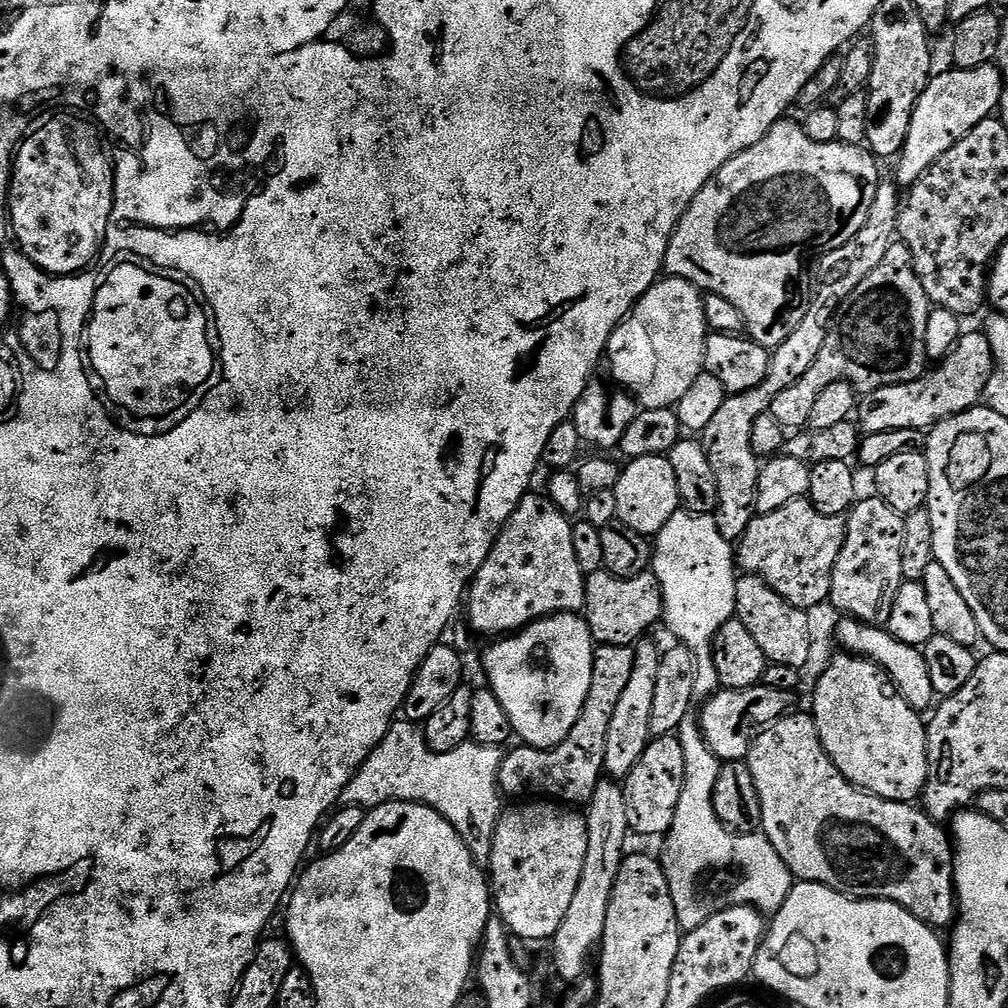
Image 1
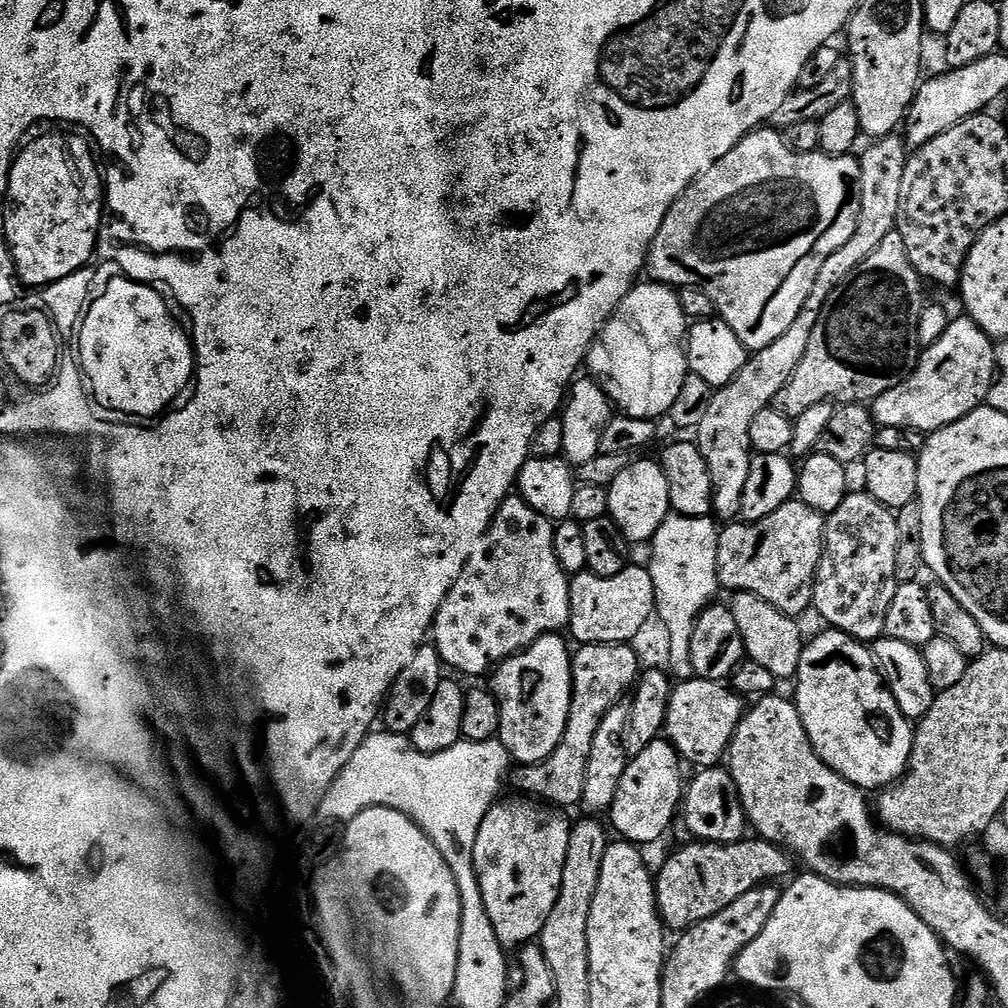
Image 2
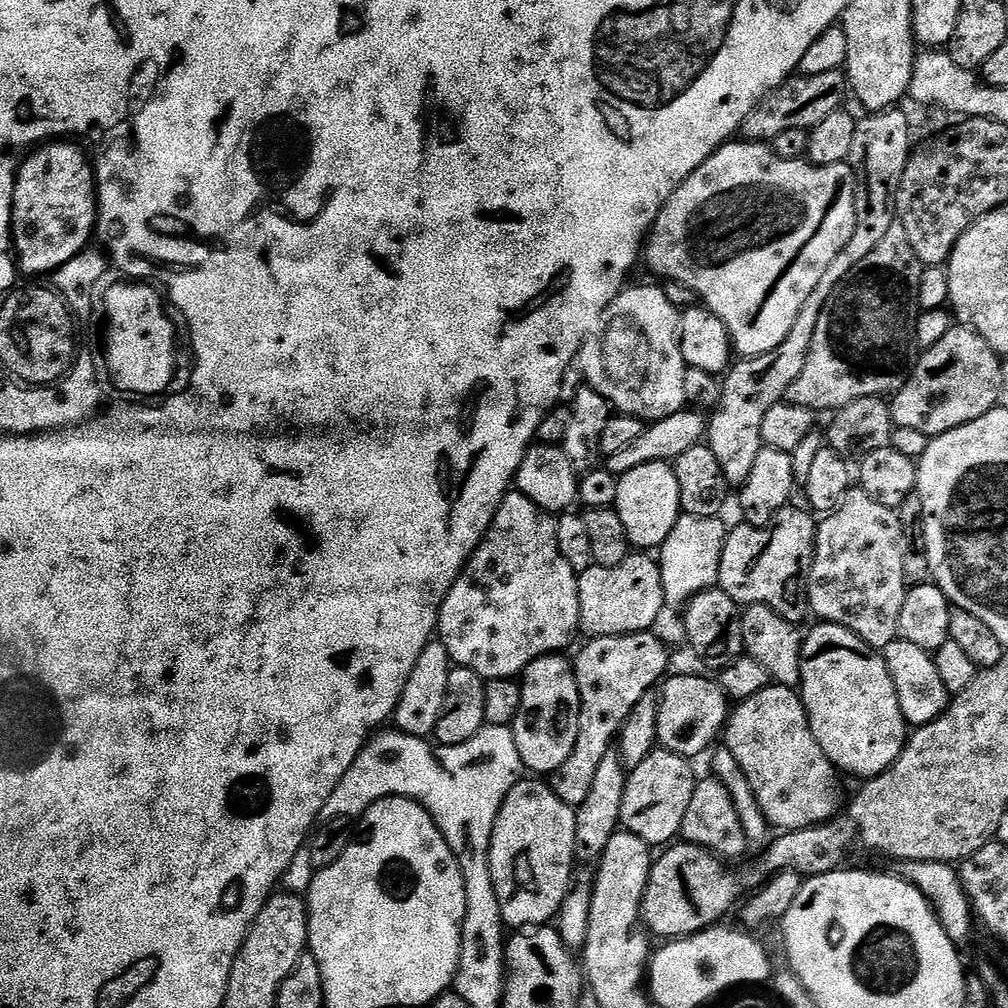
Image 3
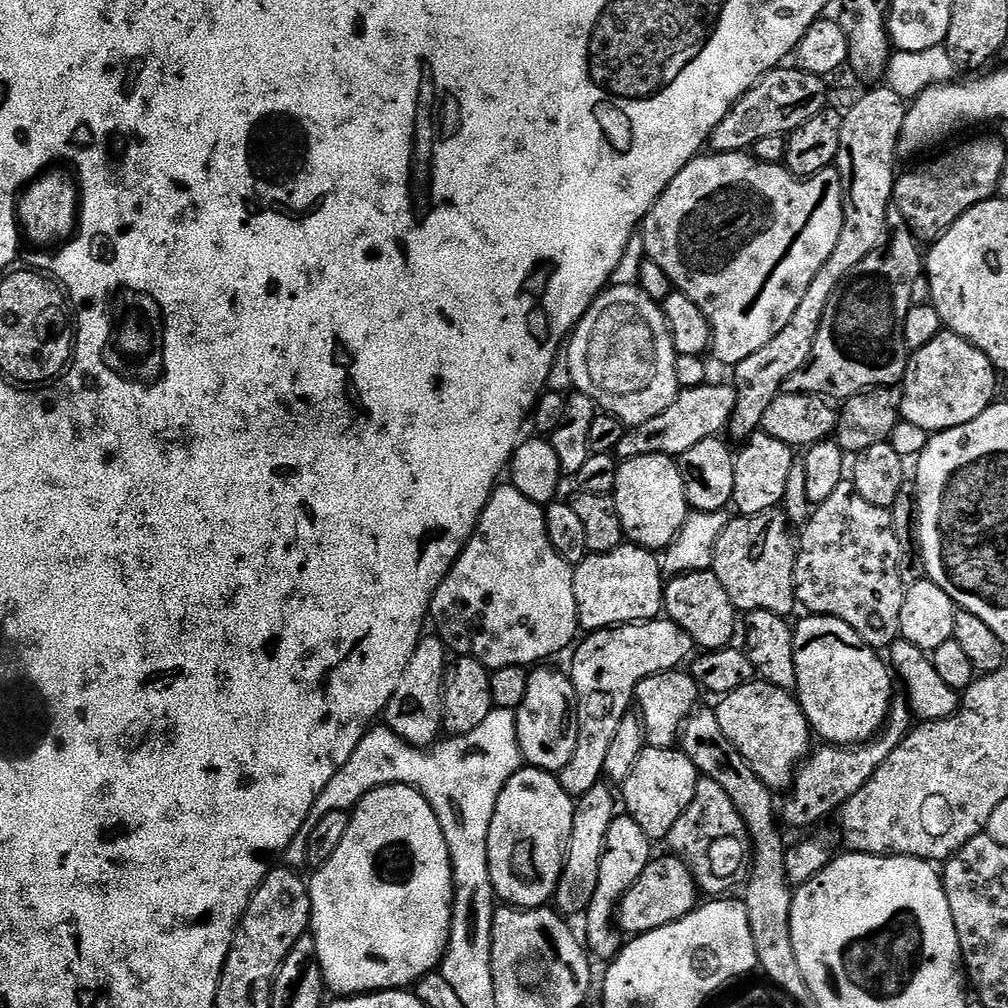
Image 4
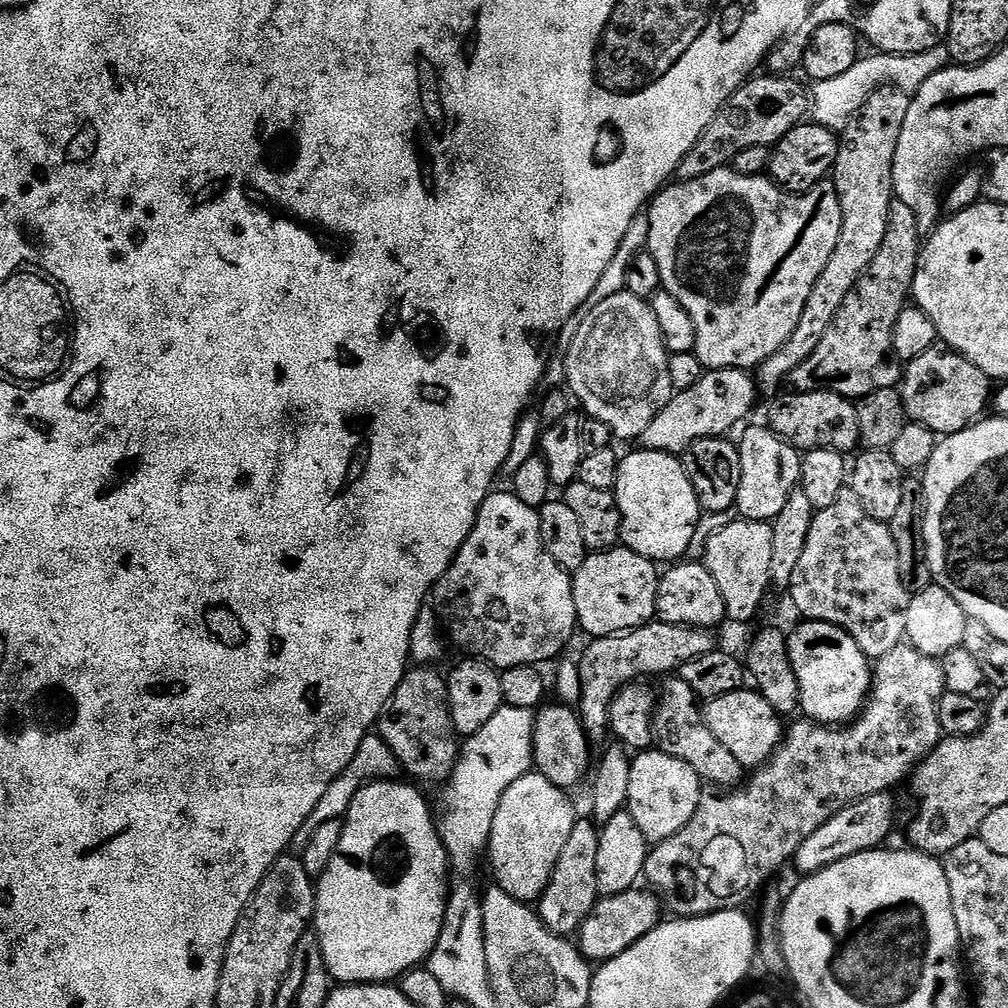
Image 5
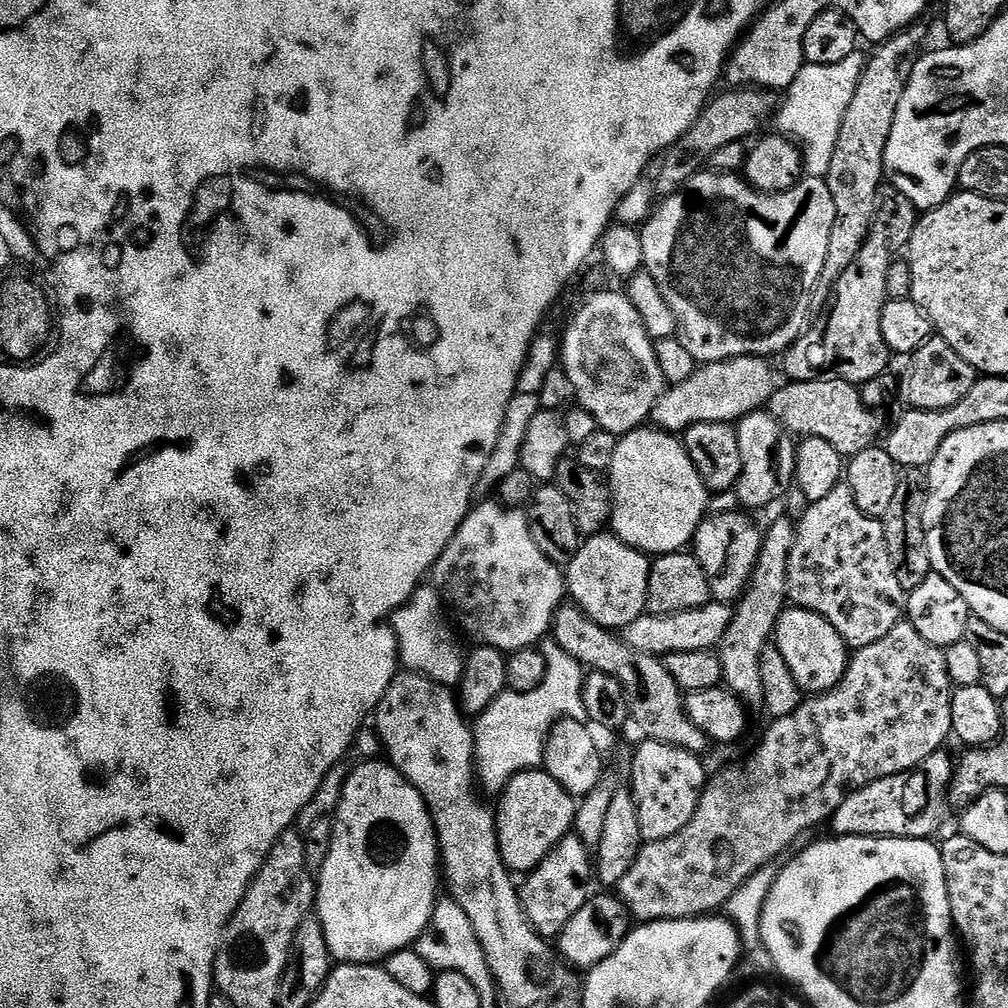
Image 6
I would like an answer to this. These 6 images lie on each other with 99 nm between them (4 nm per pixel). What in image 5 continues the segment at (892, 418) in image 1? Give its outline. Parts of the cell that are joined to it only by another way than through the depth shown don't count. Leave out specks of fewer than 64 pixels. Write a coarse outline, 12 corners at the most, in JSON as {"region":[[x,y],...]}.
{"region":[[953,348],[907,361],[909,421],[937,434],[989,407],[990,378]]}

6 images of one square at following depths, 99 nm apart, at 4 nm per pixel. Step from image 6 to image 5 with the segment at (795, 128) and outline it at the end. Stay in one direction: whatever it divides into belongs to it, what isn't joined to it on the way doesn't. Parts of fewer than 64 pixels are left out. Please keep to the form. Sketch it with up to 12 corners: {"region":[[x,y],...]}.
{"region":[[936,44],[861,55],[815,81],[810,116],[843,129],[881,86],[915,94],[946,66]]}

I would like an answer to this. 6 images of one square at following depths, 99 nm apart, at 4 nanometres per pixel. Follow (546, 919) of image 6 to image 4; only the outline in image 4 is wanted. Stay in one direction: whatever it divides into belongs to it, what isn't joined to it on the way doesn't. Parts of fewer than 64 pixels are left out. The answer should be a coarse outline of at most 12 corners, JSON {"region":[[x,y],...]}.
{"region":[[601,782],[576,800],[554,897],[565,917],[587,913],[606,834],[618,815]]}

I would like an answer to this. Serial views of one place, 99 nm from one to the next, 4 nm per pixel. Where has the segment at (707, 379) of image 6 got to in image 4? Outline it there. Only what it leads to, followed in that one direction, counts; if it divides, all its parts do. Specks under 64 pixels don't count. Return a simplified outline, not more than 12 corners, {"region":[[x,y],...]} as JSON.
{"region":[[683,389],[658,418],[629,427],[614,455],[678,458],[720,436],[736,389]]}

